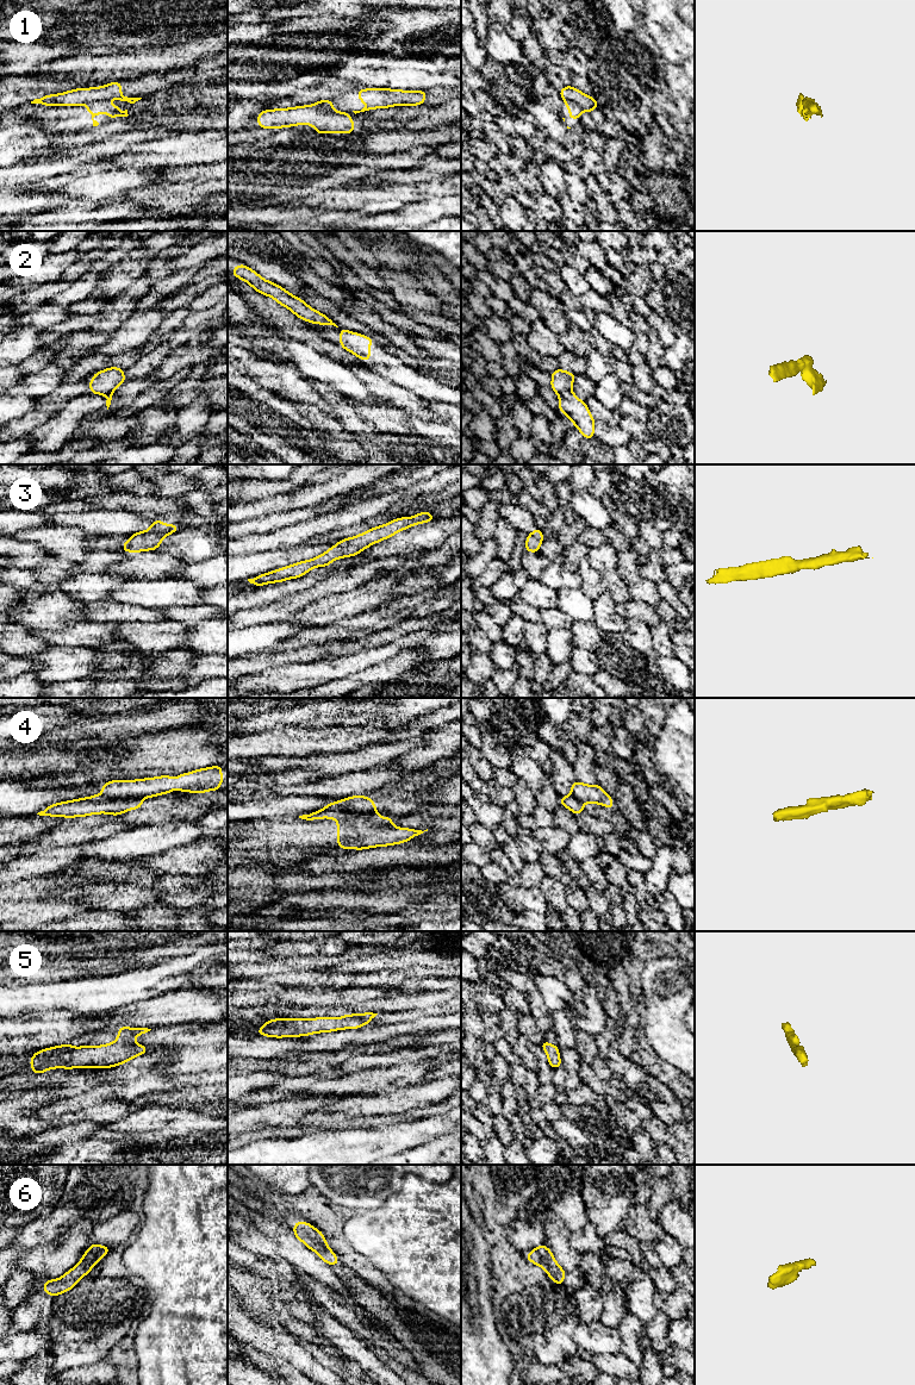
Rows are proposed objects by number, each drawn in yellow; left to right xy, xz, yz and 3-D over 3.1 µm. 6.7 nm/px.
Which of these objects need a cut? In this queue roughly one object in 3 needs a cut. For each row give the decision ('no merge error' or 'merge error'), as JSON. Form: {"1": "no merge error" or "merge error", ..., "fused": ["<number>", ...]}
{"1": "merge error", "2": "merge error", "3": "no merge error", "4": "merge error", "5": "no merge error", "6": "no merge error", "fused": ["1", "2", "4"]}

